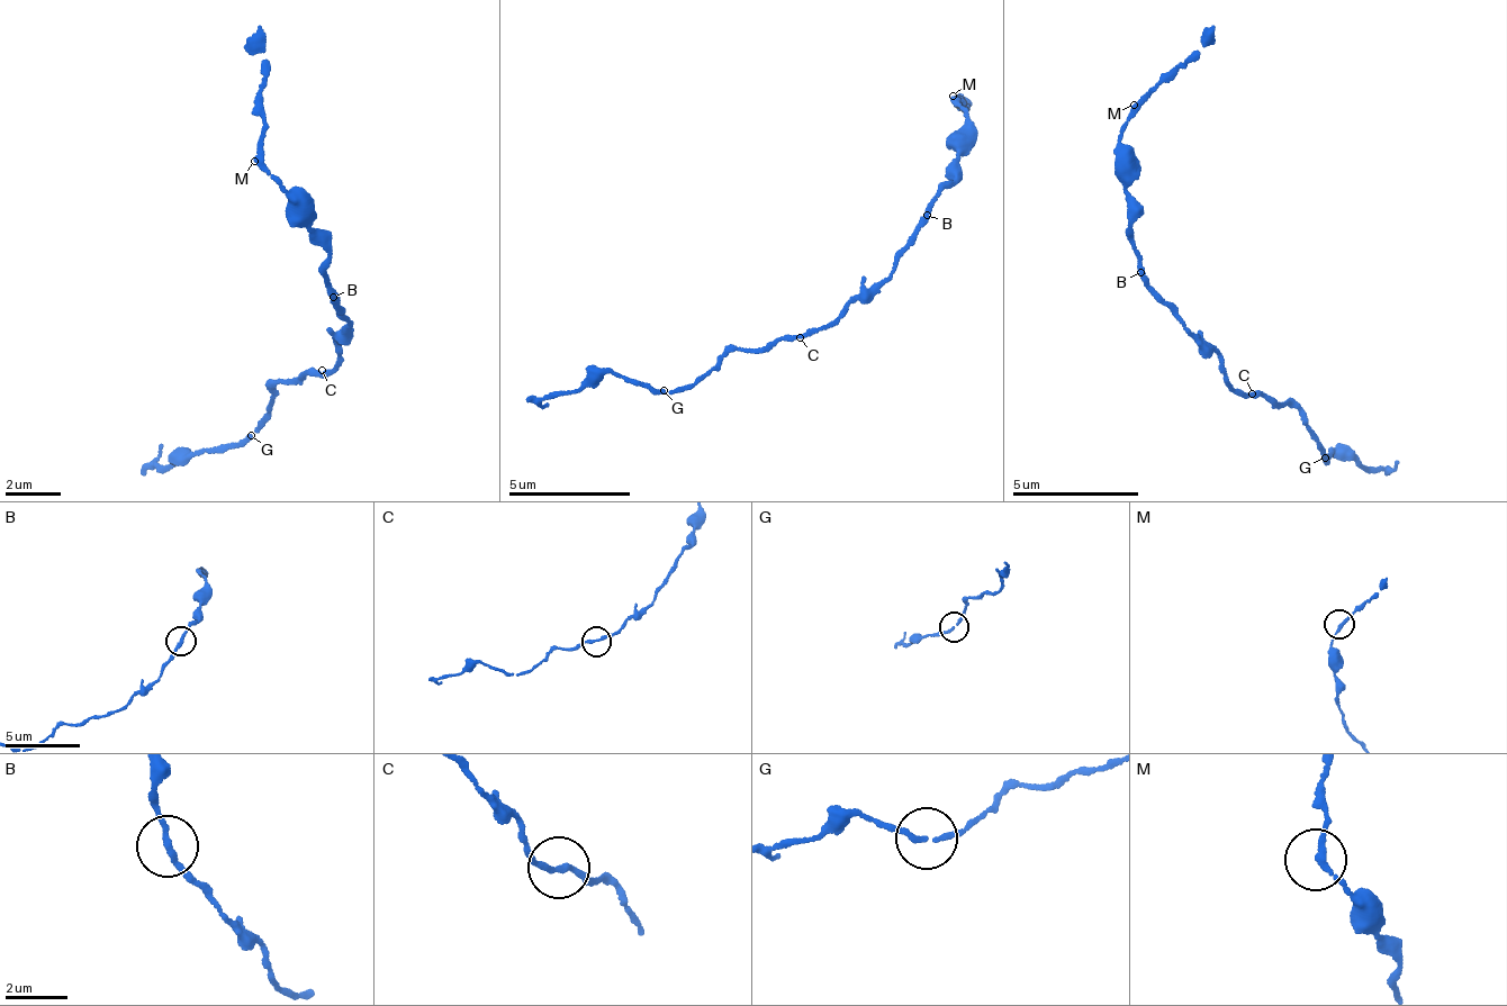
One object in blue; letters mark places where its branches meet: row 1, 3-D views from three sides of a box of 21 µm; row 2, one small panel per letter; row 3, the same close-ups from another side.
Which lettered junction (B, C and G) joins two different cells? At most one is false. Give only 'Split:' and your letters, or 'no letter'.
Split: no letter

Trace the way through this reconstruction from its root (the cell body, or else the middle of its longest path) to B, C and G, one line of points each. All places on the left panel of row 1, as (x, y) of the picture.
B: (345, 341), (351, 316), (336, 306), (332, 293)
C: (345, 341), (341, 342), (339, 365), (330, 371), (322, 370)
G: (345, 341), (341, 342), (339, 365), (332, 370), (309, 365), (272, 388), (268, 424), (250, 435)

